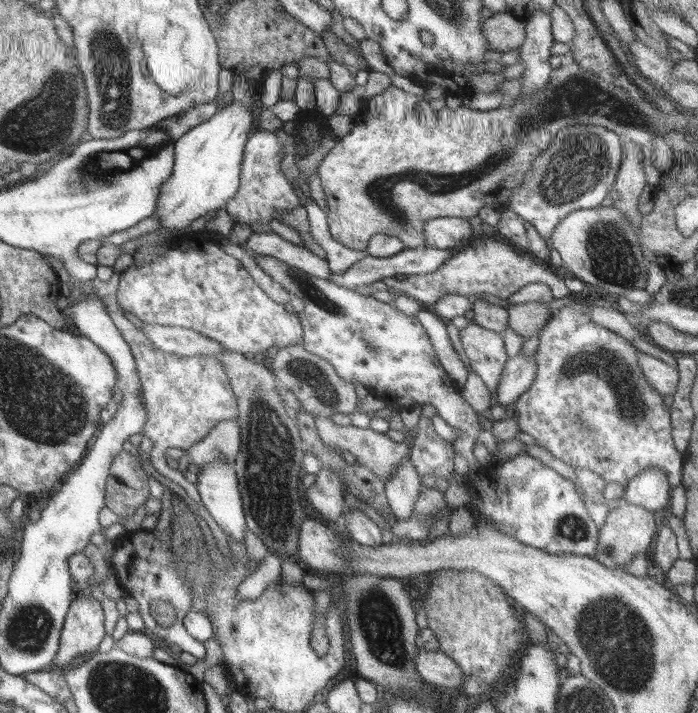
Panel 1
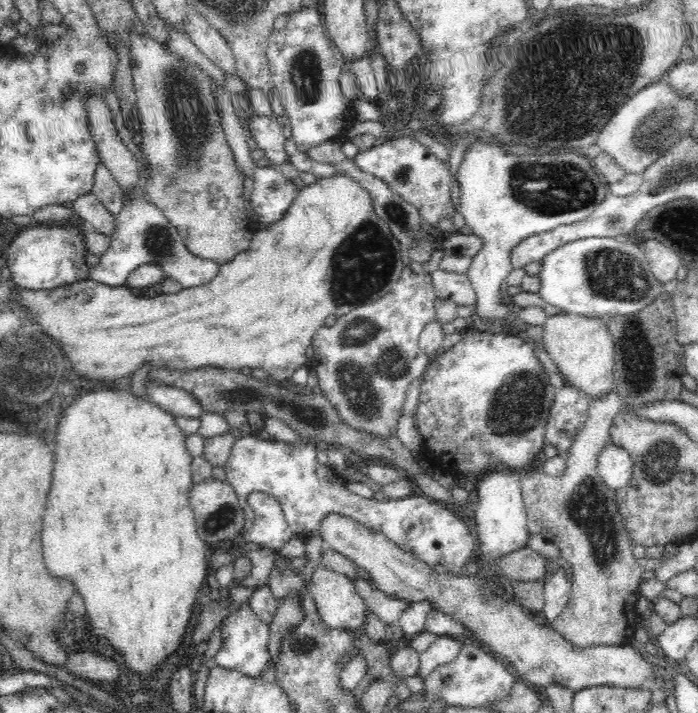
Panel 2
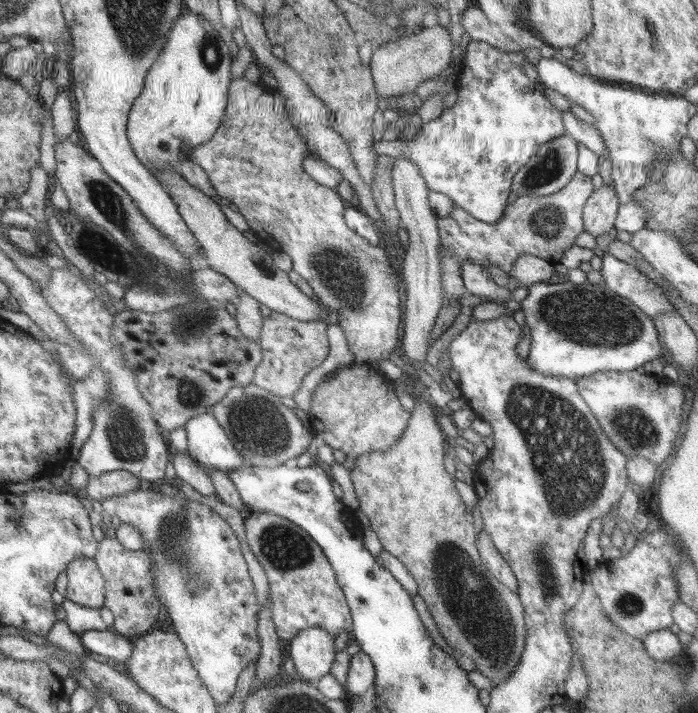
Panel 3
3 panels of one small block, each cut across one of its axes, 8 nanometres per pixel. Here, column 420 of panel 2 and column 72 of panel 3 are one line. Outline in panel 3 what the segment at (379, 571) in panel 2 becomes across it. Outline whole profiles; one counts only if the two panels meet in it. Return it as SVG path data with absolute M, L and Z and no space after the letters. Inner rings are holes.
M79 556L67 566L67 592L65 596L83 606L83 608L99 608L103 606L103 578L93 558Z

